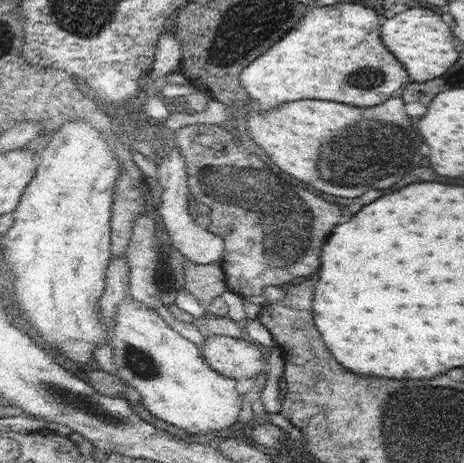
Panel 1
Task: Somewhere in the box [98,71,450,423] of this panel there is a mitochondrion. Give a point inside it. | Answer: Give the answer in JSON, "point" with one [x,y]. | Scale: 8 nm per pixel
{"point":[288,237]}

